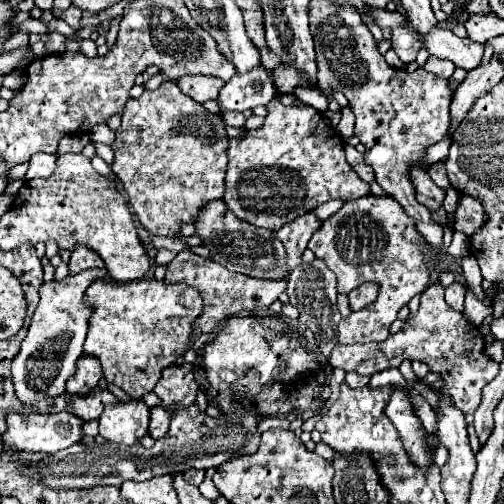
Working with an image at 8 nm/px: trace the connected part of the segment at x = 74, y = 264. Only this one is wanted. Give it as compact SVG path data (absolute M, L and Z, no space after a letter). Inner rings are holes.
M78 245L78 247L72 251L68 267L70 267L70 275L82 273L84 269L102 269L102 271L106 269L106 267L104 267L104 261L102 261L94 251L90 251L90 249L84 247L84 245Z

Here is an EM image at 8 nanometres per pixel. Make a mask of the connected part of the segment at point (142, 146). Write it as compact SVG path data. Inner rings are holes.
M164 81L154 91L144 91L140 97L130 99L122 113L122 125L116 131L116 141L112 143L114 161L110 169L118 175L132 211L140 223L156 235L176 235L182 223L194 223L198 211L214 199L224 195L224 177L226 177L226 143L228 135L224 131L224 121L208 113L204 105L188 99L176 83Z

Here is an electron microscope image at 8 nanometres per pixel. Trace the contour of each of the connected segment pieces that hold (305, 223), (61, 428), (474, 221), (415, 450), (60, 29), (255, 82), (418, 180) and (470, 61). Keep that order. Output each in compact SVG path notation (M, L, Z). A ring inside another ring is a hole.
M306 213L300 219L294 219L292 223L280 227L276 231L276 239L284 243L286 249L286 267L288 271L296 269L302 263L302 251L306 249L306 243L314 235L314 231L320 229L320 223L314 213Z
M14 413L14 415L8 415L6 425L8 429L2 433L4 445L14 447L18 451L26 451L26 453L54 453L82 439L82 431L80 431L82 419L70 413L56 413L56 415L40 415L40 413L18 415Z
M462 197L460 205L456 209L456 221L454 221L454 231L462 231L464 235L472 235L476 233L482 225L484 225L484 207L480 201L472 199L472 197Z
M392 385L392 397L386 407L386 415L398 429L404 451L410 463L418 469L428 469L432 465L432 451L428 447L428 433L422 427L420 417L416 415L406 389L402 385Z
M52 19L50 23L46 23L48 25L48 33L60 33L60 35L64 35L64 37L72 37L76 34L76 29L73 29L66 23L66 21L60 21L60 19Z
M260 65L244 75L234 75L220 91L216 103L220 105L220 115L224 111L246 111L256 105L266 105L276 95L272 79Z
M412 165L412 167L408 167L408 173L412 175L412 185L416 189L418 203L428 207L430 211L440 209L446 195L444 195L442 189L436 187L436 183L430 179L428 171L424 167L420 167L420 165Z
M440 27L428 31L428 35L420 35L420 43L430 55L448 59L456 63L456 67L464 67L468 71L480 63L484 53L484 45L472 43L472 39L468 37L462 39L454 35L450 29L440 29Z

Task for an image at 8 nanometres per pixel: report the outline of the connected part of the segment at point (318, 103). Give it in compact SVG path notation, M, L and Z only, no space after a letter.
M296 87L294 95L306 103L306 105L312 105L314 109L318 109L320 113L324 113L328 109L328 99L326 95L320 91L320 89L304 89L304 87Z

